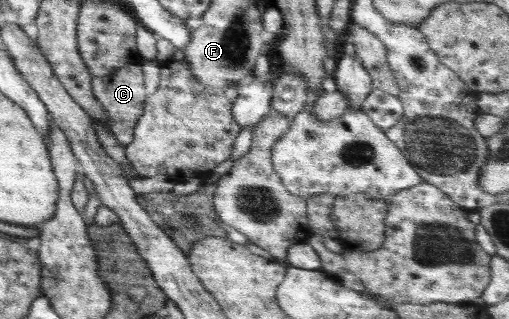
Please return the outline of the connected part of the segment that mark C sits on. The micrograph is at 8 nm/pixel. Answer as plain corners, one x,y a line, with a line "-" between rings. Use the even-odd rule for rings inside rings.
139,64
125,65
125,67
117,69
112,76
91,77
93,95
107,110
111,132
121,146
126,146
133,141
135,126
143,115
144,101
148,97
143,81
143,70

